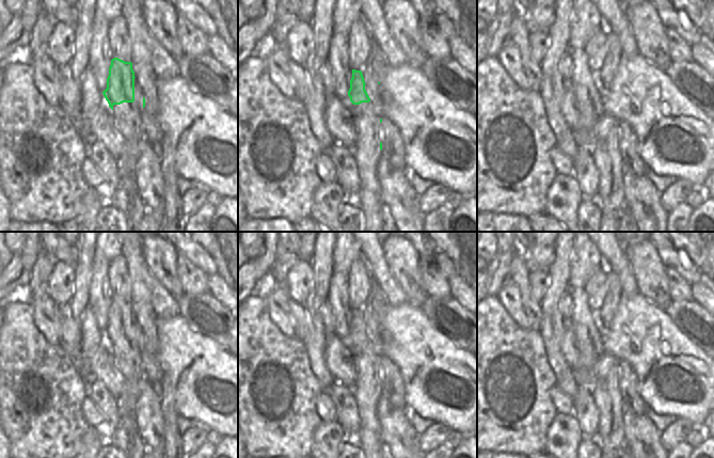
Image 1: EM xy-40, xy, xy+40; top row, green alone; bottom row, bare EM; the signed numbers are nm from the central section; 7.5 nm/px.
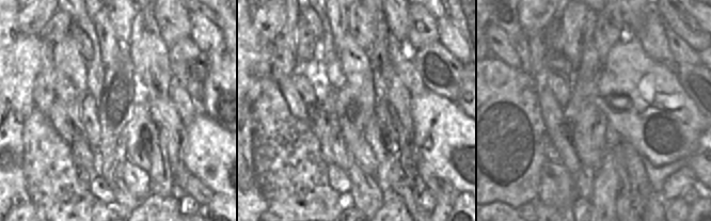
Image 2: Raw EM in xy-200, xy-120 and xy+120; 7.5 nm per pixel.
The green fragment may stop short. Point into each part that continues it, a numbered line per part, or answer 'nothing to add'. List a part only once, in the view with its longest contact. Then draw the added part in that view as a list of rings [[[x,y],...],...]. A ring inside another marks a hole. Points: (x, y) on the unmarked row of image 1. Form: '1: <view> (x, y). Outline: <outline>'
1: xy-40 (127, 354). Outline: [[[134,317],[134,341],[113,345],[115,364],[126,381],[124,390],[117,398],[120,416],[134,417],[134,405],[140,394],[143,336],[140,325]]]

